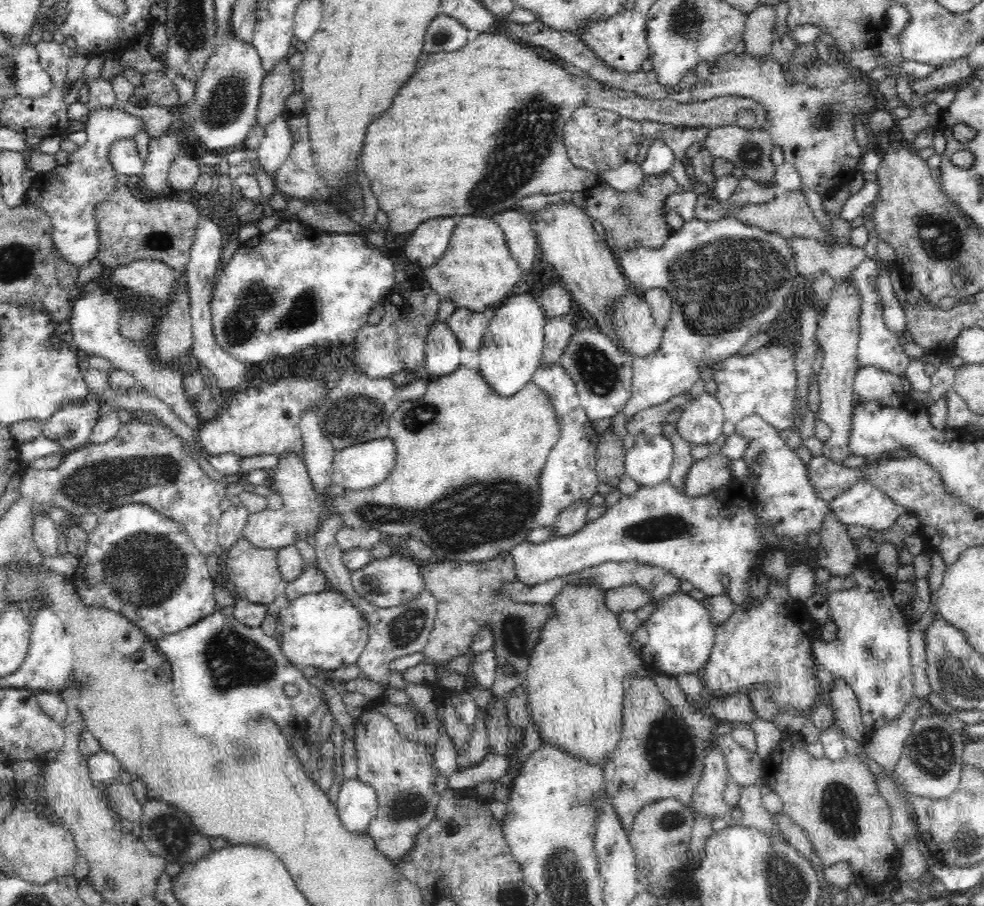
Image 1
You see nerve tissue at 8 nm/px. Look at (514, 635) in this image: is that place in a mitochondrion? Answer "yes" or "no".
yes

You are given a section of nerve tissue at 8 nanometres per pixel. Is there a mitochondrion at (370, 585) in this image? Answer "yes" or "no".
yes

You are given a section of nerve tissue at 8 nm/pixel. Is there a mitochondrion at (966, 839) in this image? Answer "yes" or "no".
yes

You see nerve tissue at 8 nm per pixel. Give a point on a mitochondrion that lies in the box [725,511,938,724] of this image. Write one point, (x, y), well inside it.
(876, 659)

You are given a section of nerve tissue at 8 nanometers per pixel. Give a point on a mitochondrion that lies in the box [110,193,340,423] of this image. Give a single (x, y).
(258, 313)

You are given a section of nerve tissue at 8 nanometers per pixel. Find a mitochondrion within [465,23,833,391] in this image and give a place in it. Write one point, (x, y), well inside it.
(742, 275)

